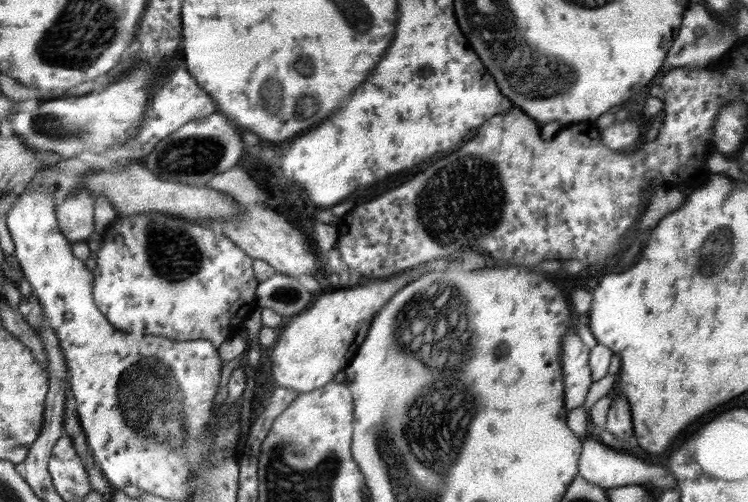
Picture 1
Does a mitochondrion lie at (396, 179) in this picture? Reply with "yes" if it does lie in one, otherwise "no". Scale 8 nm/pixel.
no

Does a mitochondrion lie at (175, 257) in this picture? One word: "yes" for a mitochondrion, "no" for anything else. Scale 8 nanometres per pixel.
yes

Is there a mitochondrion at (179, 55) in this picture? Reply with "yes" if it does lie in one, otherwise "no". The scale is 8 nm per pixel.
no

